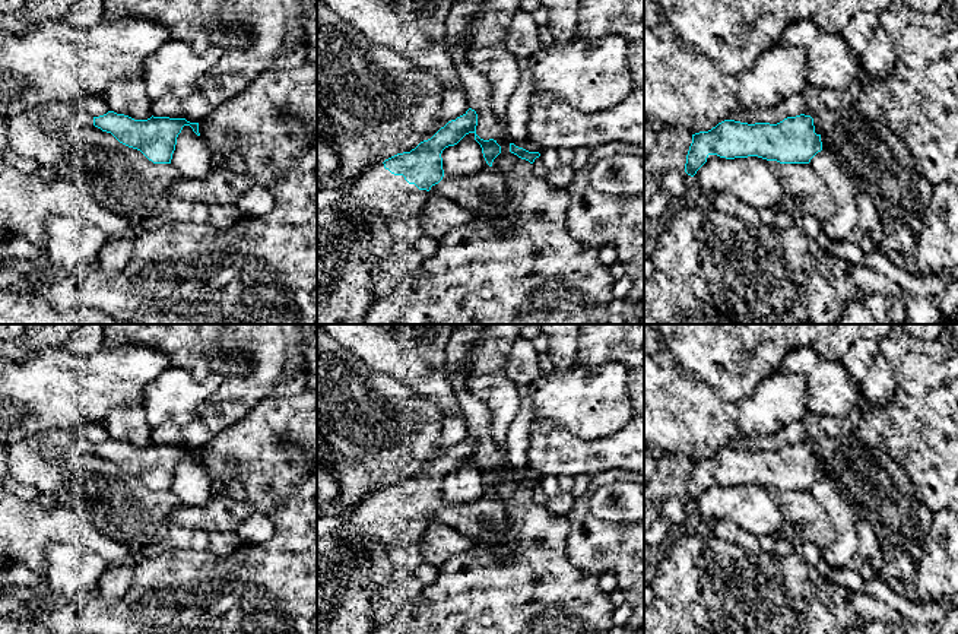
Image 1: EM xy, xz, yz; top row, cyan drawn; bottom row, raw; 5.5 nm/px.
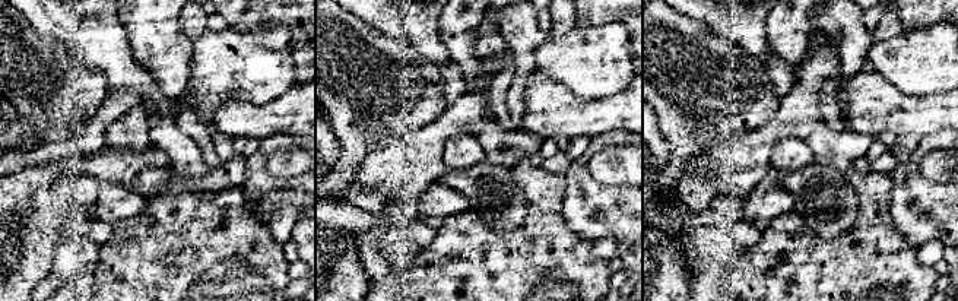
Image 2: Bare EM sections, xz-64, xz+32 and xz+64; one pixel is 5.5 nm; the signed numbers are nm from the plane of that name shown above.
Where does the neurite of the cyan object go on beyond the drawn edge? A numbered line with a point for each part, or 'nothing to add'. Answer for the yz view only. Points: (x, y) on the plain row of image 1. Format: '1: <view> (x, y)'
nothing to add

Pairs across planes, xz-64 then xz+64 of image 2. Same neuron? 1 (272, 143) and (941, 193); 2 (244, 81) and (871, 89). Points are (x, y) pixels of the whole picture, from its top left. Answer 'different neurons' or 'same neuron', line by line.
1: same neuron
2: different neurons

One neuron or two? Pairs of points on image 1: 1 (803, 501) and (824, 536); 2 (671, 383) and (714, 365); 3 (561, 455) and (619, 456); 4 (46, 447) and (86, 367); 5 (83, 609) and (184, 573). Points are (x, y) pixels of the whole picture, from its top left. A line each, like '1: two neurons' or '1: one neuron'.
1: one neuron
2: two neurons
3: one neuron
4: two neurons
5: one neuron

